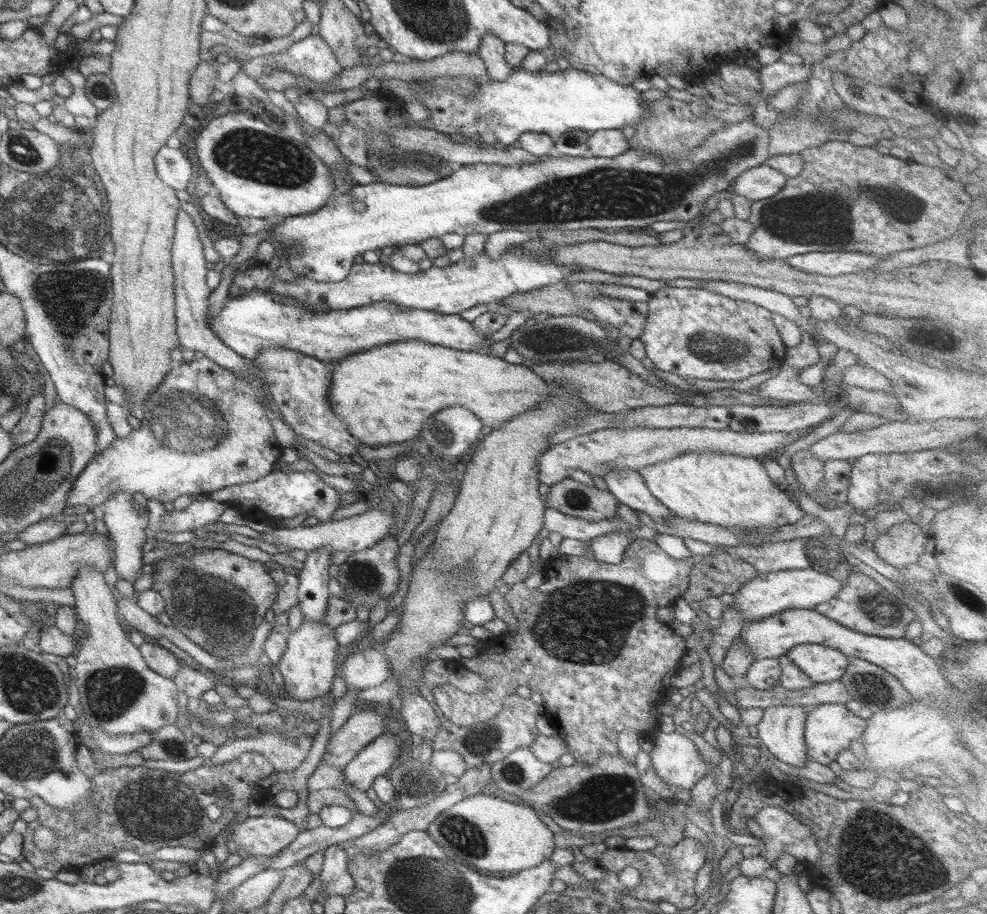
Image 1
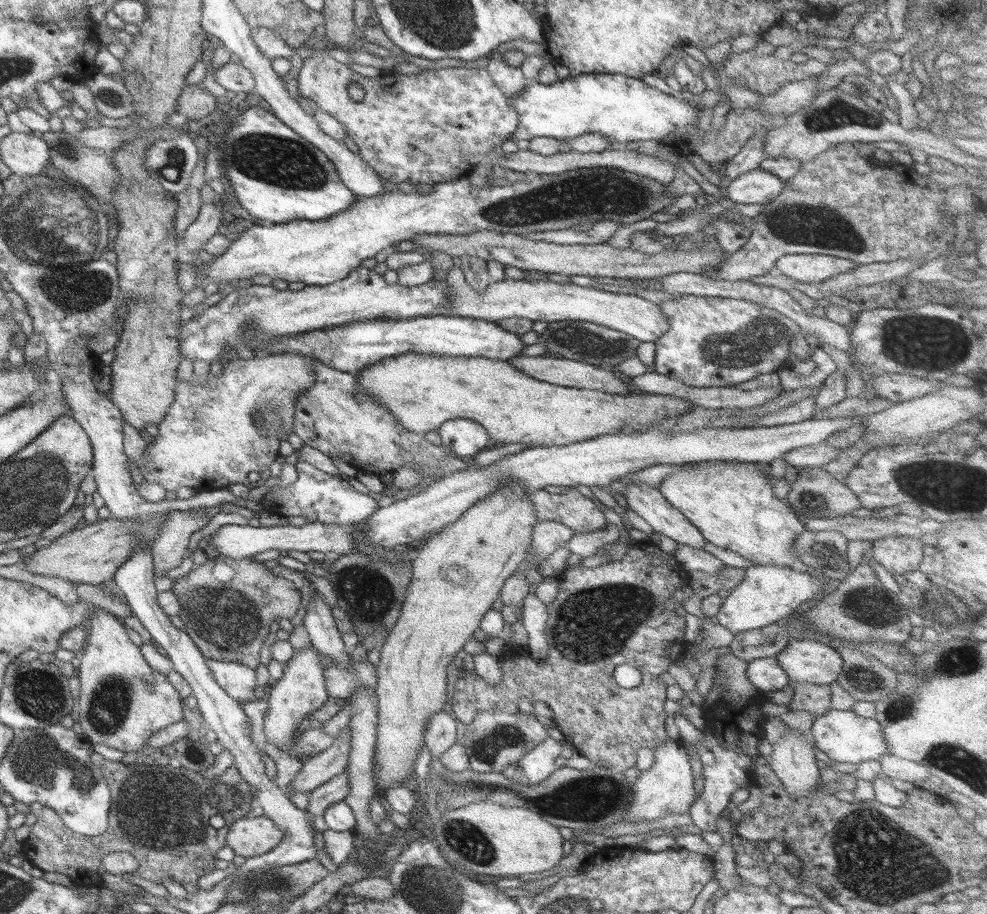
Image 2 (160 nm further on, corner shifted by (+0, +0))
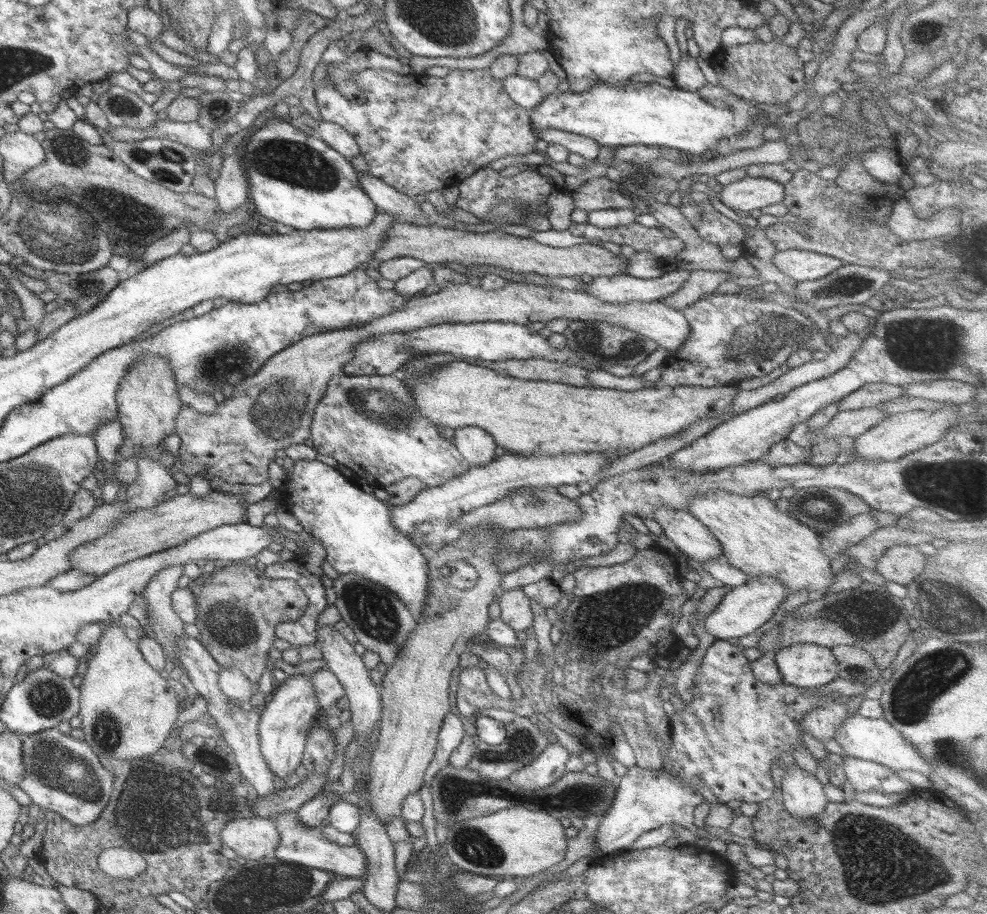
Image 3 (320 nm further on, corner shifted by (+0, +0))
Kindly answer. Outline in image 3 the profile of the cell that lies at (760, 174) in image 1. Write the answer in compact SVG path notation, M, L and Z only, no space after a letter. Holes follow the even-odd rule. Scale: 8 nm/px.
M745 176L741 180L723 185L715 197L727 208L742 212L751 212L771 206L783 198L784 188L774 180L751 178Z

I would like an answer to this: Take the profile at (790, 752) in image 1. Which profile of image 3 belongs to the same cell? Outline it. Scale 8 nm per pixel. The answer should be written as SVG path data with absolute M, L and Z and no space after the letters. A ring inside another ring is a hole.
M787 765L786 773L781 779L780 790L783 809L797 821L821 815L828 802L822 784L815 776L803 772L796 765Z

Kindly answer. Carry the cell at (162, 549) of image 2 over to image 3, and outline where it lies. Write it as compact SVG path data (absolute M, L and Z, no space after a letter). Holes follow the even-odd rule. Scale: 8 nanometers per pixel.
M181 565L166 566L151 577L142 592L147 625L174 666L179 666L174 642L185 636L185 633L181 620L171 610L170 594L176 589L181 572Z

